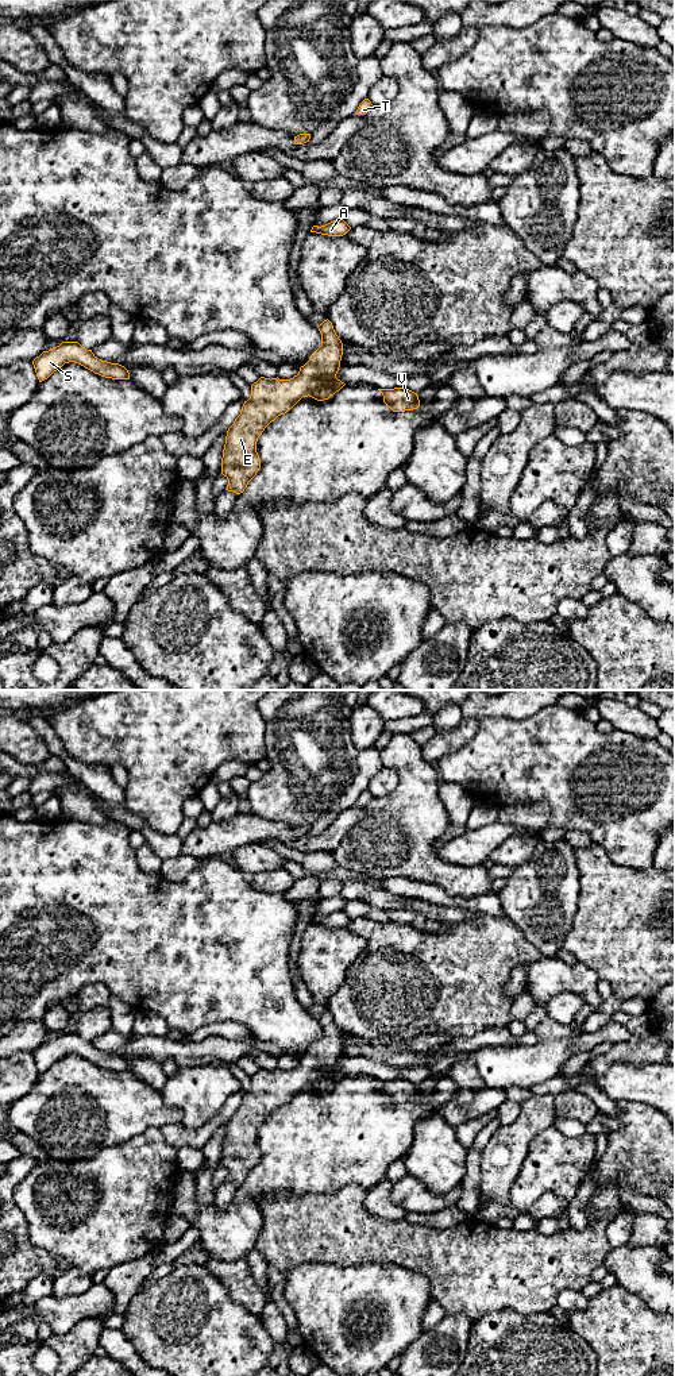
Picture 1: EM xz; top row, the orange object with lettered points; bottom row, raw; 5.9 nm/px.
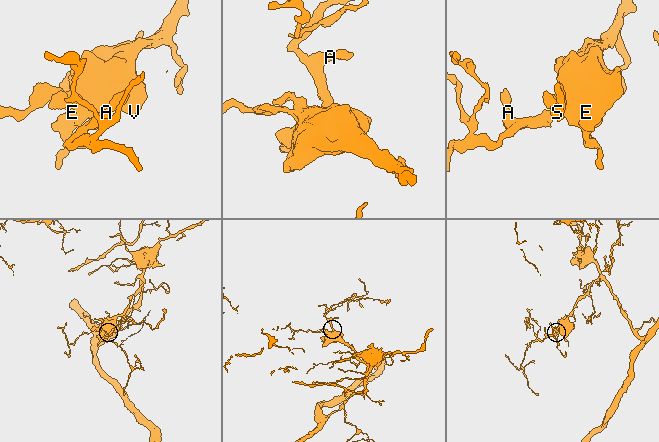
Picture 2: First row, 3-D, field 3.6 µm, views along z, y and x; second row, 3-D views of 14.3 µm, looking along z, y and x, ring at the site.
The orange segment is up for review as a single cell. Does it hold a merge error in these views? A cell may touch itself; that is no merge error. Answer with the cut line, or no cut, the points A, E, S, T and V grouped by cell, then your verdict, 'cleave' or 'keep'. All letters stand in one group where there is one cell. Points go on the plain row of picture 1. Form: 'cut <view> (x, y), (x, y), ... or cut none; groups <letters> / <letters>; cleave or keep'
cut none; groups A E S T V; keep

